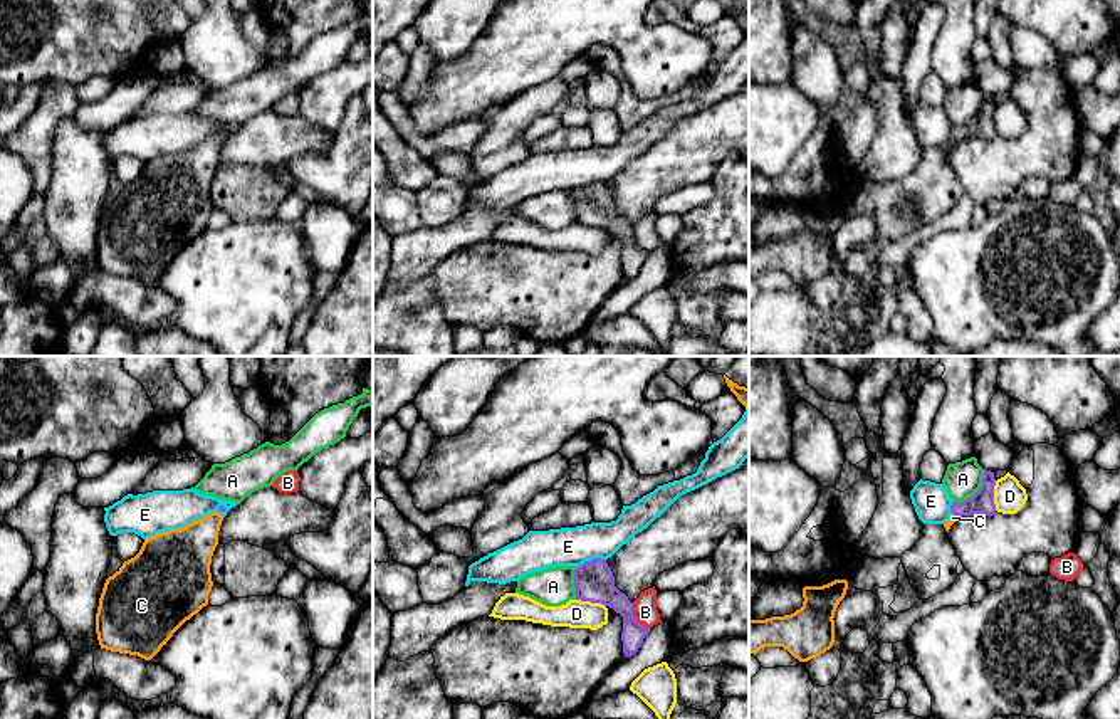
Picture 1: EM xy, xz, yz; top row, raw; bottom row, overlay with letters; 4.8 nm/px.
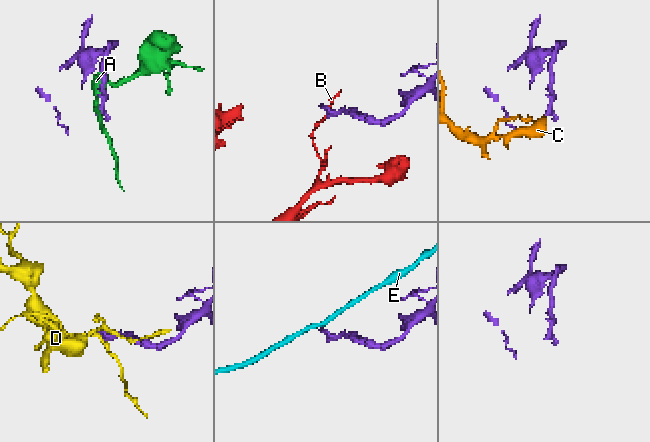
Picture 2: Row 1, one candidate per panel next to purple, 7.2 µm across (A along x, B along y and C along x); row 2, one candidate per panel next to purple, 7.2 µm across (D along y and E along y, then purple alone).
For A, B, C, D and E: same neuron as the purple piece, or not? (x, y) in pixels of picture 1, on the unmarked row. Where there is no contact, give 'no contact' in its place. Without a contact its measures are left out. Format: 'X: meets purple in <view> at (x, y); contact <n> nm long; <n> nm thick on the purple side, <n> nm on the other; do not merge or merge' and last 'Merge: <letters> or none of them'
A: meets purple in yz at (976, 116); contact 220 nm long; 110 nm thick on the purple side, 180 nm on the other; do not merge
B: meets purple in xz at (633, 242); contact 150 nm long; 180 nm thick on the purple side, 120 nm on the other; do not merge
C: meets purple in yz at (956, 138); contact 40 nm long; 110 nm thick on the purple side, 40 nm on the other; merge
D: meets purple in xz at (591, 225); contact 150 nm long; 190 nm thick on the purple side, 140 nm on the other; do not merge
E: meets purple in xz at (591, 183); contact 140 nm long; 190 nm thick on the purple side, 190 nm on the other; do not merge
Merge: C

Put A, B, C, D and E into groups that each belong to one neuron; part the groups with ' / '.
A / B / C / D / E

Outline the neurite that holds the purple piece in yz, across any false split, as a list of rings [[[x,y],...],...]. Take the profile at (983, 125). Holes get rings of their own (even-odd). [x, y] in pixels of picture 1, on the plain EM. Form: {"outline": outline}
{"outline": [[[984,92],[982,109],[981,113],[969,123],[962,126],[952,126],[950,141],[944,146],[945,155],[949,156],[950,150],[962,139],[982,138],[992,139],[996,136],[994,128],[994,96]]]}

